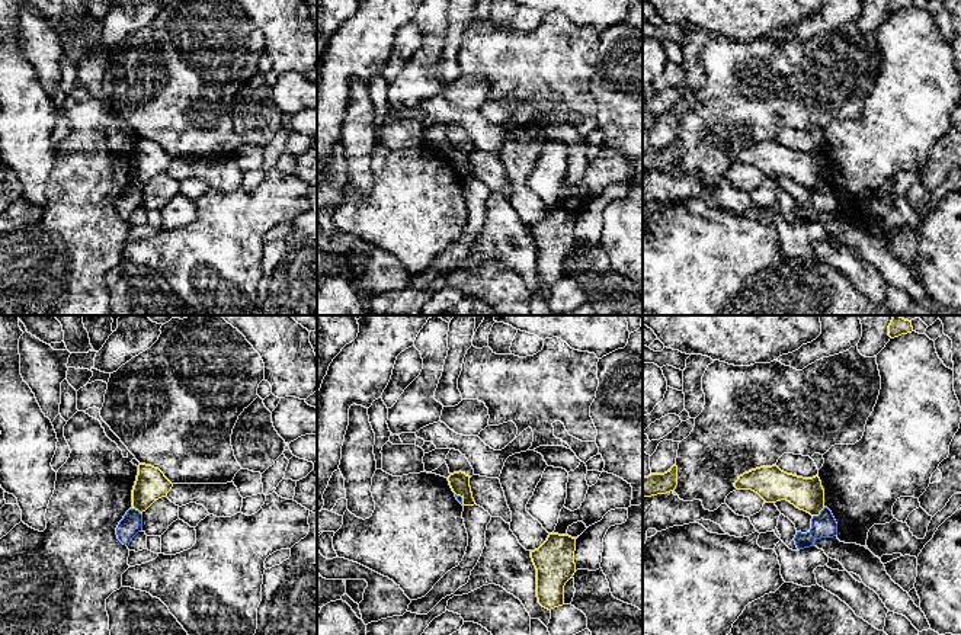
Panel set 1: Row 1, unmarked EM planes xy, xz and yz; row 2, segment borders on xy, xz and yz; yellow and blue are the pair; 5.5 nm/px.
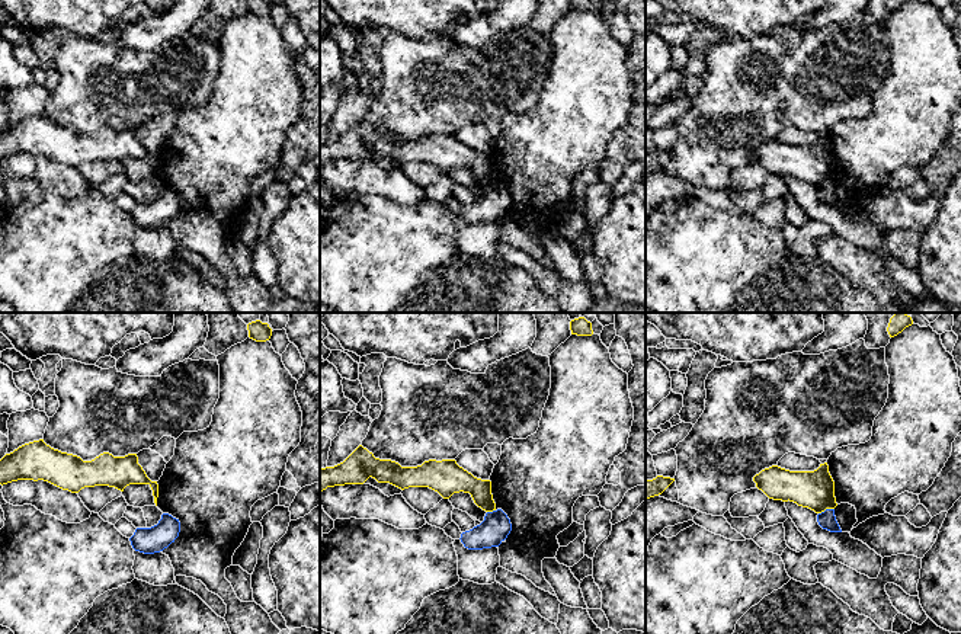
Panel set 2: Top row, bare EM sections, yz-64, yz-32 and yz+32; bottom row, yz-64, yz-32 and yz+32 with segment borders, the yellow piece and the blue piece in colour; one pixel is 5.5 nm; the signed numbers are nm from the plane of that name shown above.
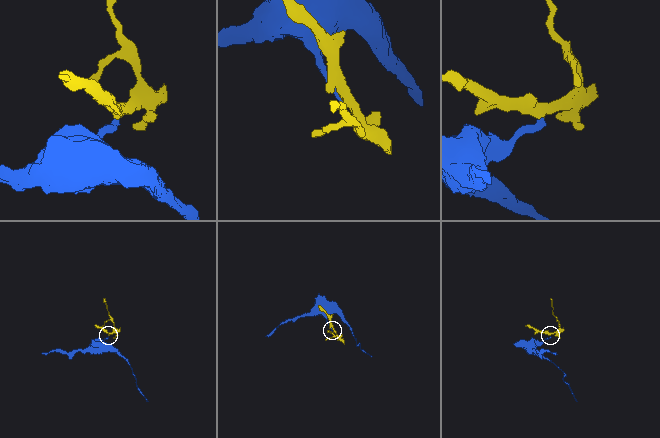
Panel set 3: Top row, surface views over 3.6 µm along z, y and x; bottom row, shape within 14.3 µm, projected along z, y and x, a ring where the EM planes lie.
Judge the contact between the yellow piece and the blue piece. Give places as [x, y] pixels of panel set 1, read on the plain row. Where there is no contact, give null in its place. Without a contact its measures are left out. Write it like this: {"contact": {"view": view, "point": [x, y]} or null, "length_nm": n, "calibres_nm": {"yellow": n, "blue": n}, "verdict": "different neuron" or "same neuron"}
{"contact": {"view": "yz", "point": [819, 188]}, "length_nm": 90, "calibres_nm": {"yellow": 180, "blue": 130}, "verdict": "different neuron"}

